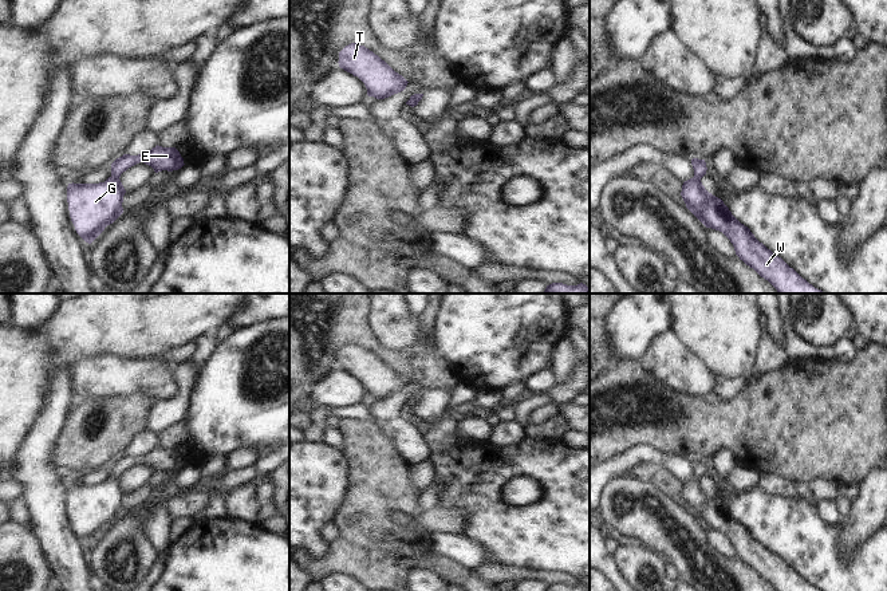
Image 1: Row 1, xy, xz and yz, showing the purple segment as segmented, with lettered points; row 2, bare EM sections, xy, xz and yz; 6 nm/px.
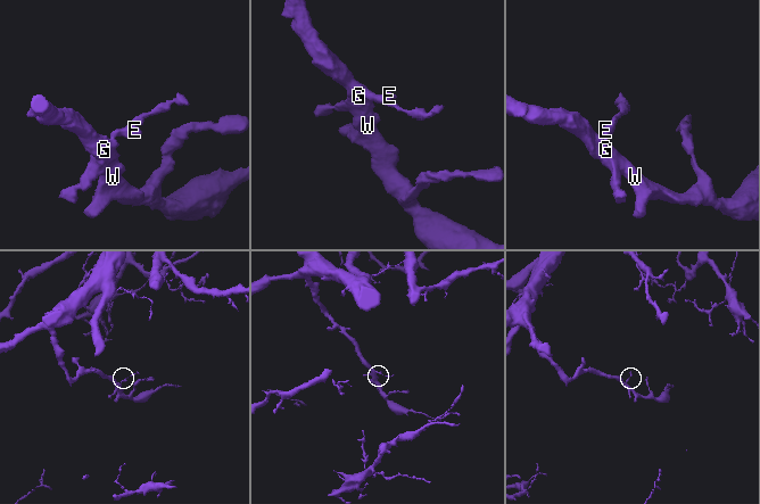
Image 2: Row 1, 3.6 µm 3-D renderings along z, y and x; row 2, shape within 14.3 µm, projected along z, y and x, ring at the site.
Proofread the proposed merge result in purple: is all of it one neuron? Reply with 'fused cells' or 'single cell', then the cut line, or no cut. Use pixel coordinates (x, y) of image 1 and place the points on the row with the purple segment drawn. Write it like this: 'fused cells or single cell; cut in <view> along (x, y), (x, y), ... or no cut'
single cell; no cut

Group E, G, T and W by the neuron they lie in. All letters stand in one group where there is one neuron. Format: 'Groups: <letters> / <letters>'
Groups: E G T W.

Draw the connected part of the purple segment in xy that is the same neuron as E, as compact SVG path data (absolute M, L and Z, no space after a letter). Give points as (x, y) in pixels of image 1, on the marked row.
M155 146L138 155L123 154L111 163L111 176L99 184L68 184L67 202L76 233L91 244L122 213L126 193L119 177L129 168L143 162L155 173L178 170L184 158L176 147Z

